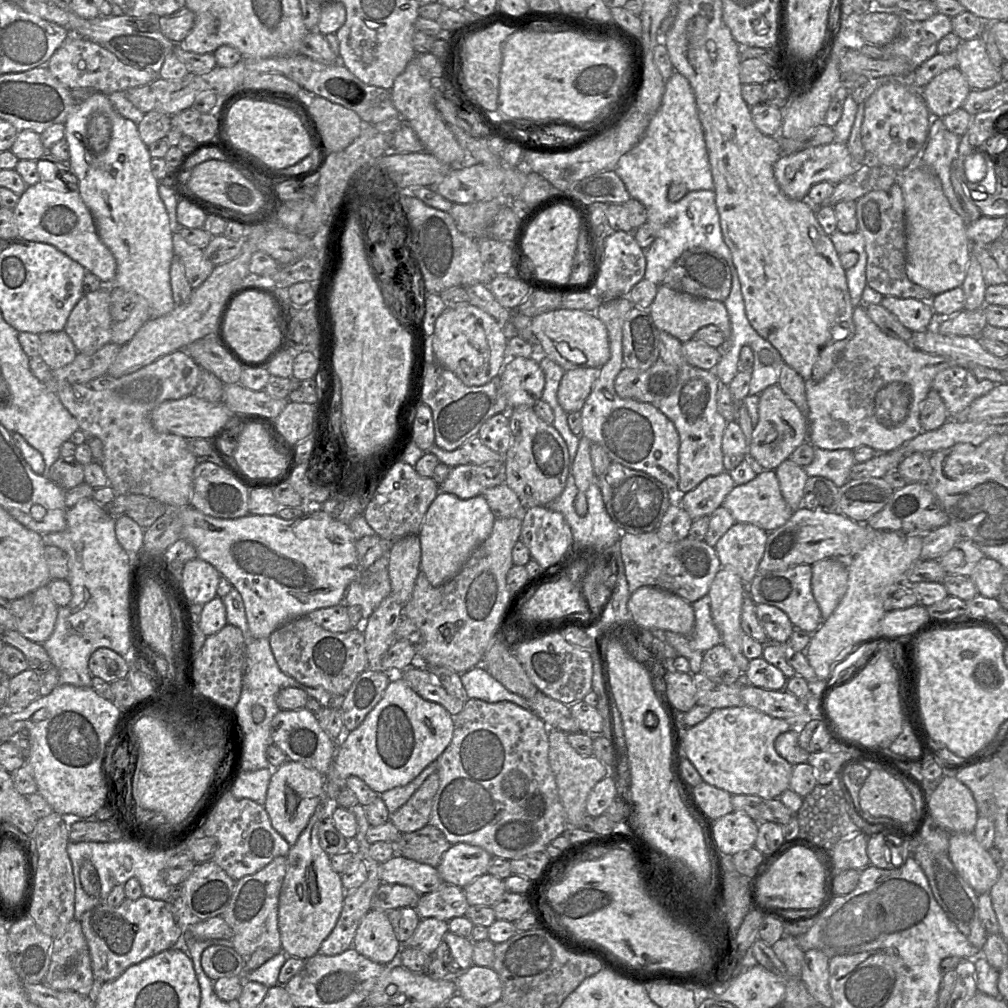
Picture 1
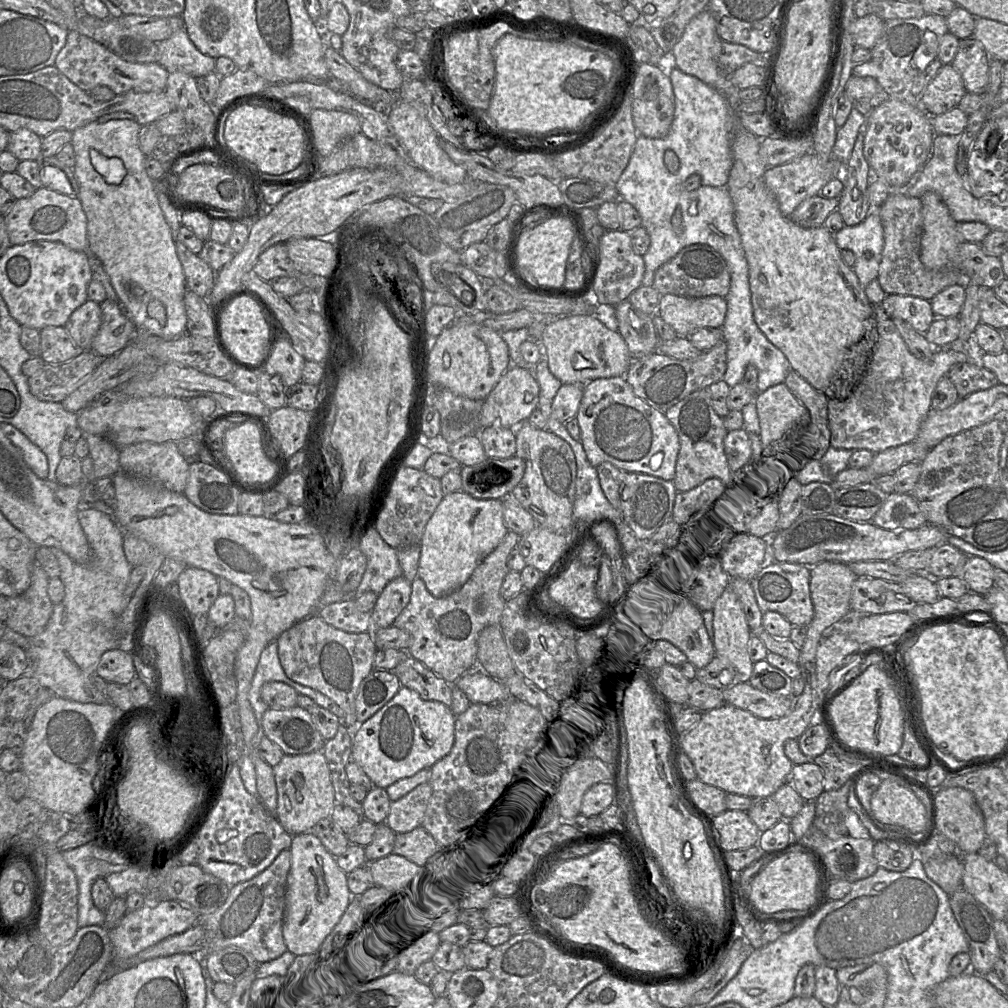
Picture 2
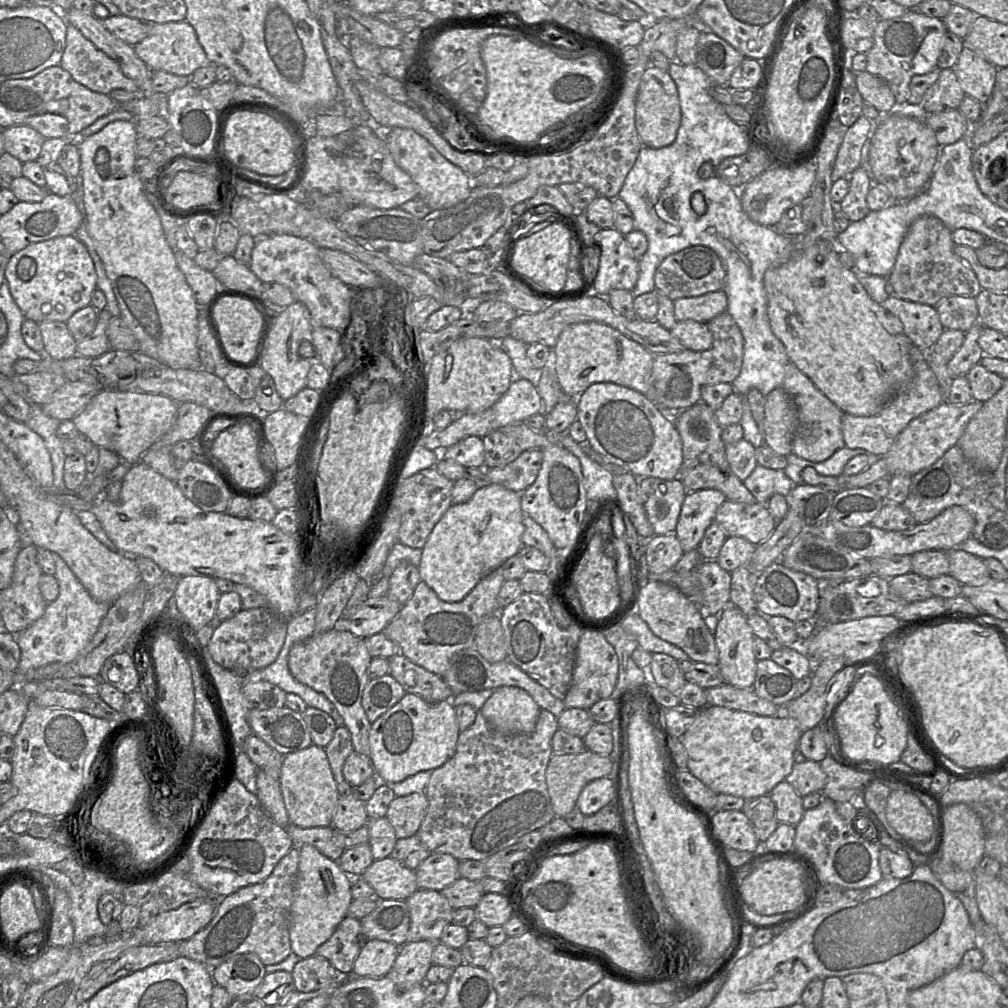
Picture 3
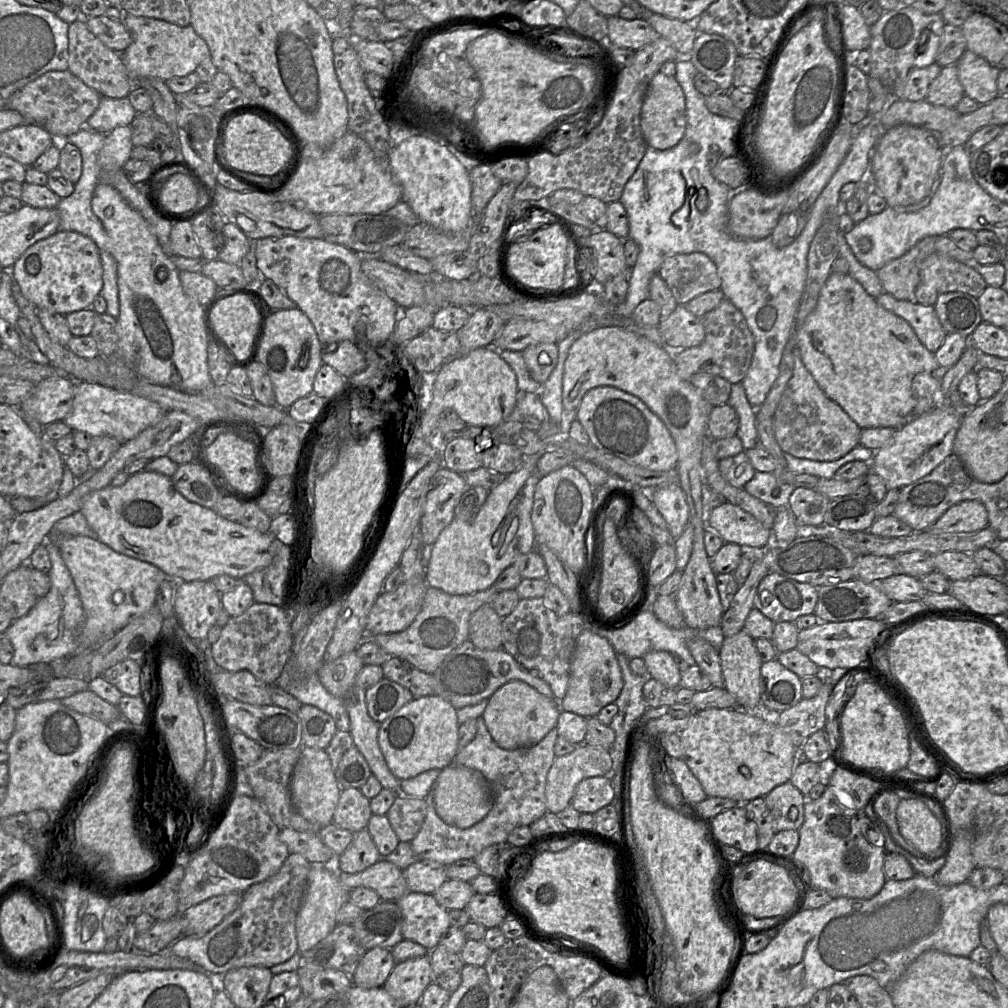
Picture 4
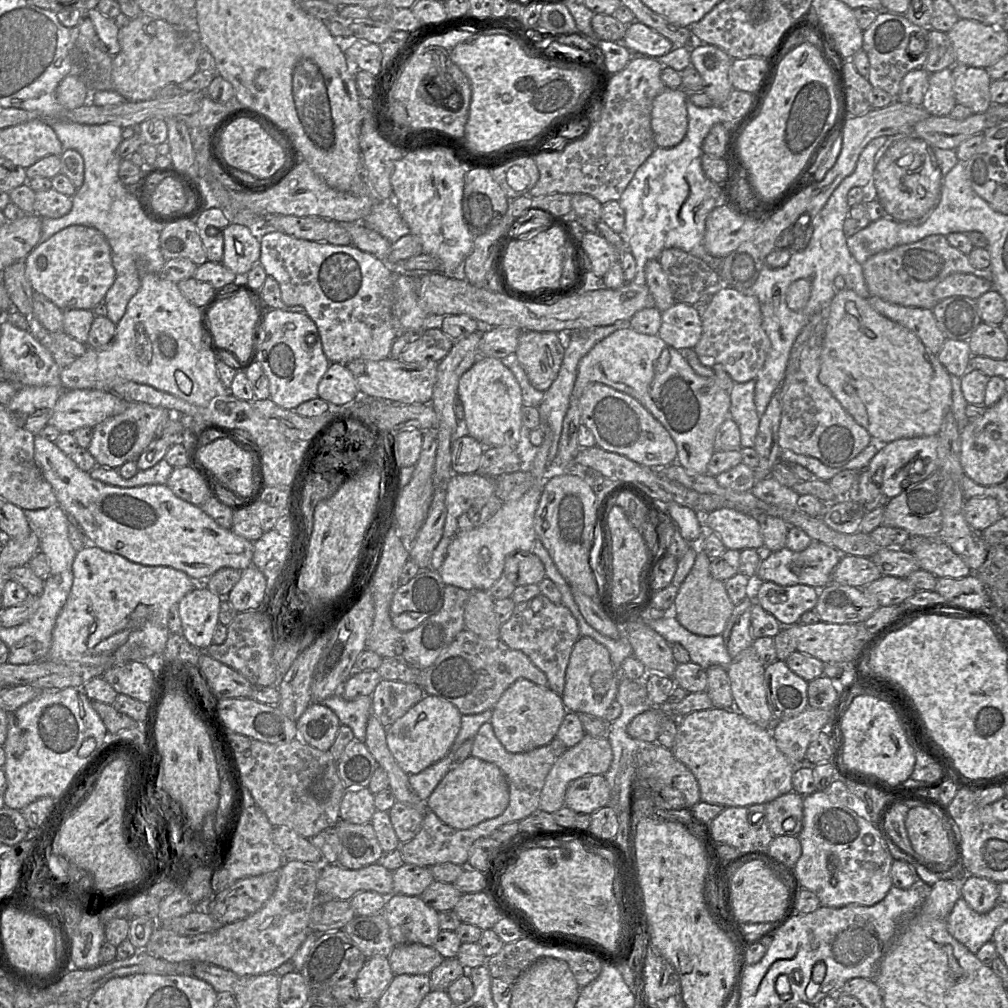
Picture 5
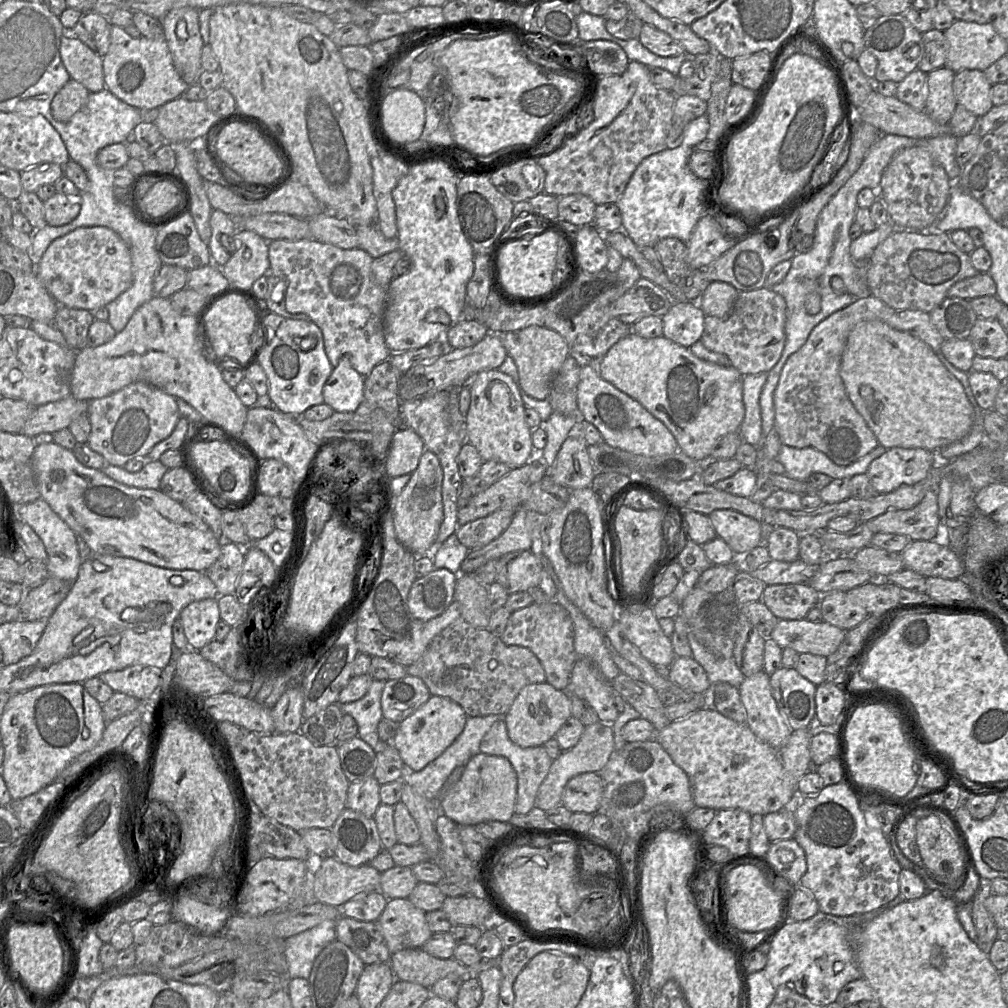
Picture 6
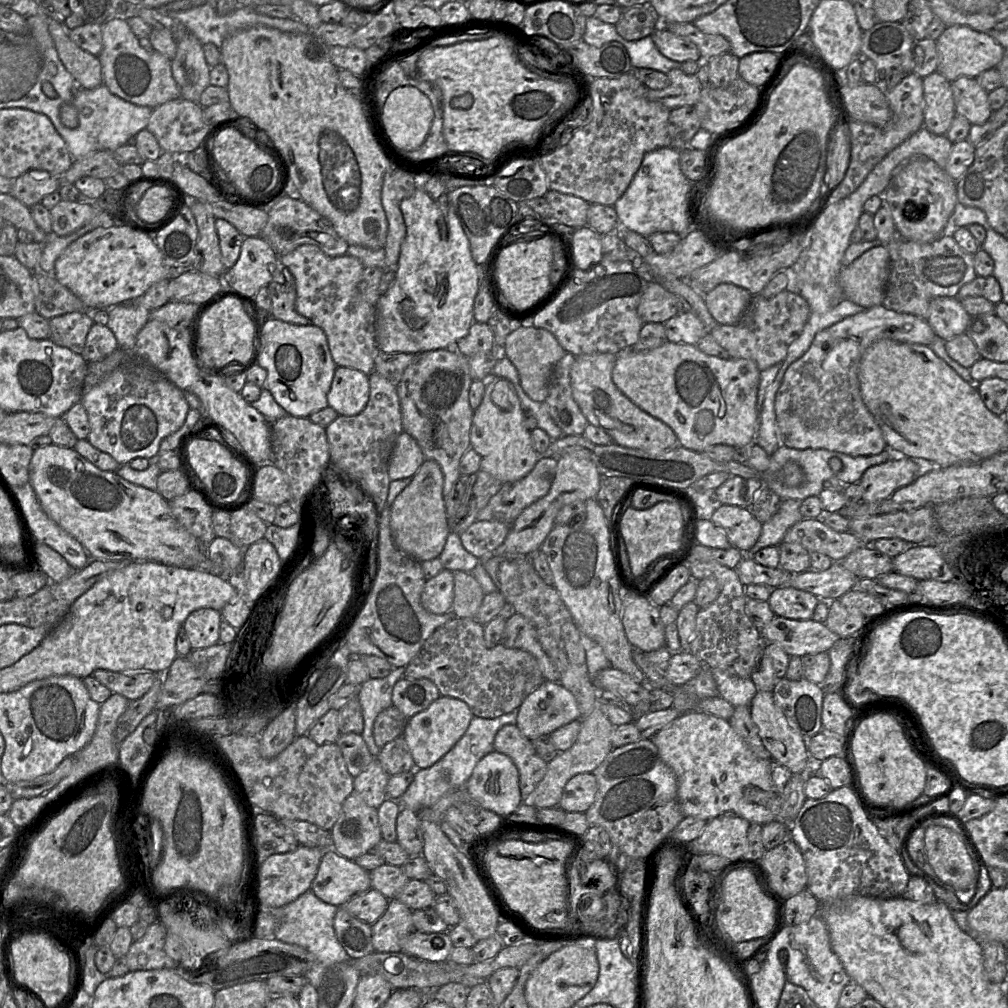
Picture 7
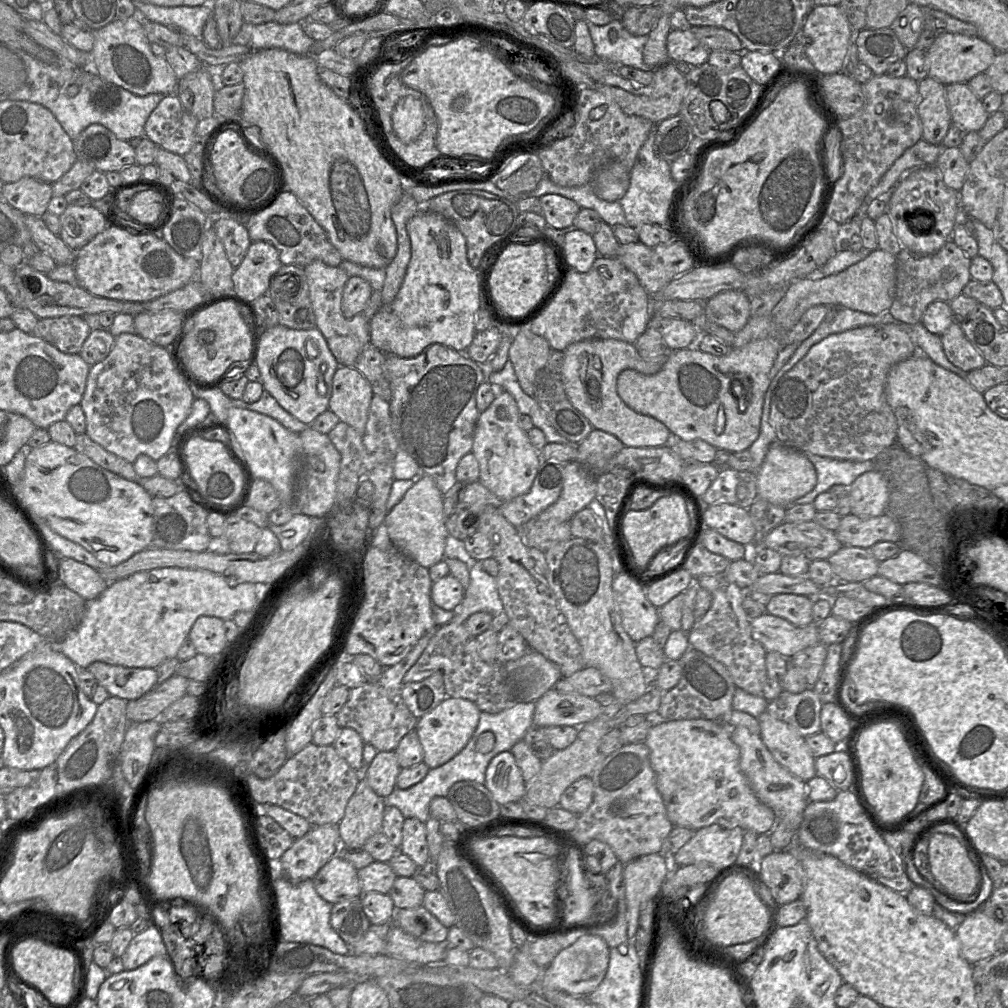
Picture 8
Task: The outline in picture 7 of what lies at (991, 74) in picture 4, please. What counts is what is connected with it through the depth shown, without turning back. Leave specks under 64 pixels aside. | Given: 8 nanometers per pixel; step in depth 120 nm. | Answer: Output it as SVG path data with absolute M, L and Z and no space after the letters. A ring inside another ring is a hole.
M959 77L951 82L956 114L962 115L972 124L983 124L990 119L993 110L988 102L988 92L979 84L976 78Z

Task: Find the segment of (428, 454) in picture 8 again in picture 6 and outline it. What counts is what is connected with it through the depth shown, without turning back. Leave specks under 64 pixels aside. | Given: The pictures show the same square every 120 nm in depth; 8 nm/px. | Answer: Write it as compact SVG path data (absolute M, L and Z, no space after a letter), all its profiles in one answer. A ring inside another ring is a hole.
M458 389L440 391L424 399L401 402L400 413L402 426L411 428L421 437L425 450L431 451L438 457L443 470L443 519L436 541L433 544L433 551L436 551L457 530L459 487L462 485L462 477L458 471L457 456L462 446L468 442L466 417L462 416L459 411Z

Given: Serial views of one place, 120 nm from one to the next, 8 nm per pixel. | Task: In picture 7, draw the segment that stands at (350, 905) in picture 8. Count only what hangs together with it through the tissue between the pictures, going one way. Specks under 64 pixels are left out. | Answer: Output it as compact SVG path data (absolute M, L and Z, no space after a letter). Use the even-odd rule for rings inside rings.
M344 906L338 907L334 916L334 931L350 960L374 952L371 926L352 916Z

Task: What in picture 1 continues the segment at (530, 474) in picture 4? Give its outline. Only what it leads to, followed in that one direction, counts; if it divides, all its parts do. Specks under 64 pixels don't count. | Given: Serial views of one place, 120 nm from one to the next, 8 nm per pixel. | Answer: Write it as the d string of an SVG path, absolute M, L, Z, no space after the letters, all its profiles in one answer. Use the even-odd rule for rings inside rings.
M439 491L429 506L418 533L421 546L420 571L429 583L438 587L455 577L472 552L489 537L494 521L495 516L483 495L460 499Z

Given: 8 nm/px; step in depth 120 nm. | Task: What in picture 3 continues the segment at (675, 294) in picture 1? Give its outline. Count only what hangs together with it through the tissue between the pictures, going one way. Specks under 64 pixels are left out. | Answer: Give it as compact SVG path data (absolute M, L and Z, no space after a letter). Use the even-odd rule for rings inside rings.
M724 290L709 292L695 297L673 300L677 321L693 320L708 323L727 310L727 296Z

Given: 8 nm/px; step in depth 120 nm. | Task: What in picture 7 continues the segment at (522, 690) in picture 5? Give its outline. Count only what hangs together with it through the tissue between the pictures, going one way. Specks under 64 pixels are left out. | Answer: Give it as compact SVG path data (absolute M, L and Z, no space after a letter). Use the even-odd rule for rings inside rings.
M544 681L518 708L516 726L534 740L580 718L573 694L559 682Z

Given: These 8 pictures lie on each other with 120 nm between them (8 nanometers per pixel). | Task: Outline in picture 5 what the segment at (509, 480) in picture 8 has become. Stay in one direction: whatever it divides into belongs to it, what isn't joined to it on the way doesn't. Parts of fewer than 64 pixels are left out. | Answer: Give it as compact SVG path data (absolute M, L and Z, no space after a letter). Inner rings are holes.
M483 357L466 371L460 378L457 397L464 408L464 432L486 447L507 446L516 448L524 429L521 417L523 398L521 388L514 374L500 359Z

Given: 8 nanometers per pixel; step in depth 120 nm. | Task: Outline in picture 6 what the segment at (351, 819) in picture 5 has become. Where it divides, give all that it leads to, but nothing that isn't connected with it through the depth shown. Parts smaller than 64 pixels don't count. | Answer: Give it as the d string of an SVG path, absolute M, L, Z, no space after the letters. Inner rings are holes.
M374 776L351 782L348 788L346 807L366 817L373 817L381 804L380 787L381 785Z

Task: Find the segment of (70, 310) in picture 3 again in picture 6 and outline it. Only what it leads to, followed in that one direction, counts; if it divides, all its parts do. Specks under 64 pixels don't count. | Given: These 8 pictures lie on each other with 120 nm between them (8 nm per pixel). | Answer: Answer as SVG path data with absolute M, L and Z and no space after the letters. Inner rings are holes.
M79 227L50 243L35 266L35 274L59 306L98 310L131 286L131 254L128 245L110 228Z

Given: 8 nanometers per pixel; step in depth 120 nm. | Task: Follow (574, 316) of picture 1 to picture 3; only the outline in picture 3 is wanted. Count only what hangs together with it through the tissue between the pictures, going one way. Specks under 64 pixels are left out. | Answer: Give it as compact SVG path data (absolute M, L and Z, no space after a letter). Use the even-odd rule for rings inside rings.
M598 322L565 328L553 348L557 381L566 398L577 399L590 385L610 382L644 395L650 388L654 354L618 330Z

